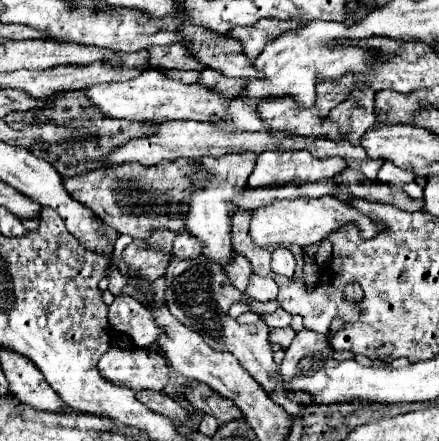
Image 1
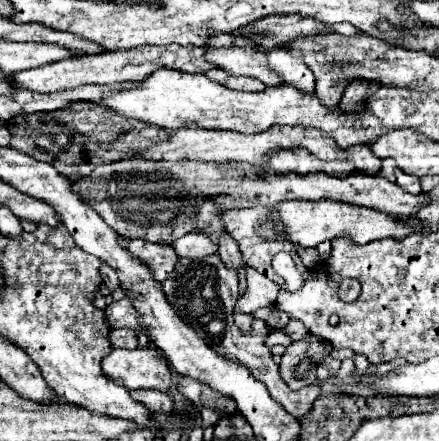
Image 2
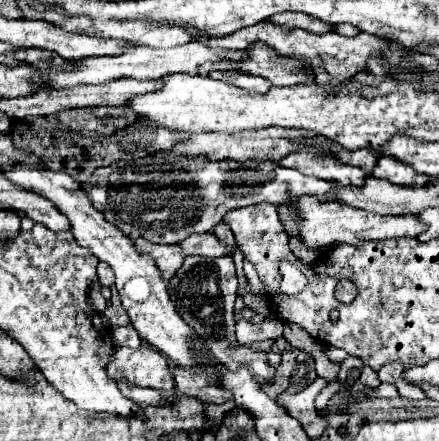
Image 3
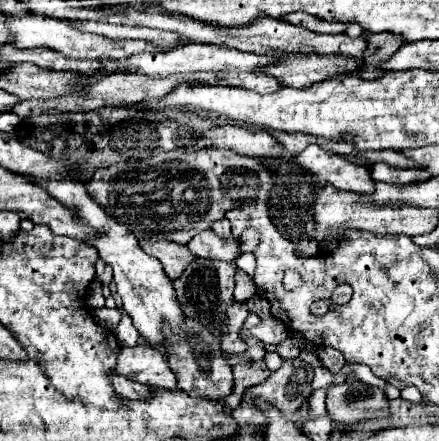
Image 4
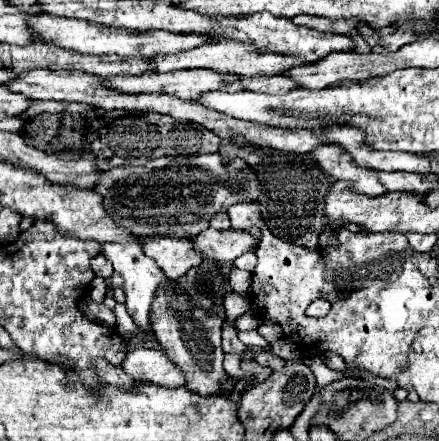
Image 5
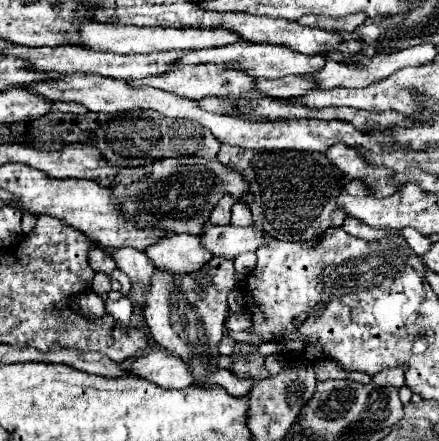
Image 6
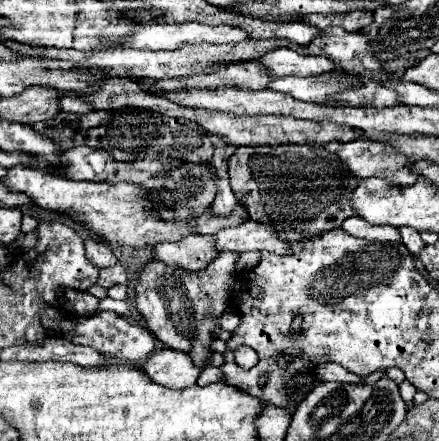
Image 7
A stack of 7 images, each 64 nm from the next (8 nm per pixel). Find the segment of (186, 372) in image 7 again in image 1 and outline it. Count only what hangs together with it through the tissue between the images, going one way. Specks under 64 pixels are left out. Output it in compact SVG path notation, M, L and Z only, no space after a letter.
M110 348L98 362L100 376L118 386L138 390L164 390L168 382L166 358L150 348Z

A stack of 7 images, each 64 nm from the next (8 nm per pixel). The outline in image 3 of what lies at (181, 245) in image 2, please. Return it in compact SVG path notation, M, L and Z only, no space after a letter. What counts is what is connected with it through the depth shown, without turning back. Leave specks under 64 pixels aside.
M212 232L190 234L188 238L184 238L180 242L180 248L182 248L184 256L208 256L208 258L216 258L216 256L226 256L228 254L224 244L220 244L218 238Z

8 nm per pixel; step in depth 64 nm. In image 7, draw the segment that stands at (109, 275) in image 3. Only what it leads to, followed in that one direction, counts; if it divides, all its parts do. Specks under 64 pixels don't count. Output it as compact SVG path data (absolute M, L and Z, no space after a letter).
M88 238L84 244L86 244L86 258L96 268L110 268L110 266L114 266L118 262L116 256L114 256L114 252L110 250L110 246L106 246L104 242Z

